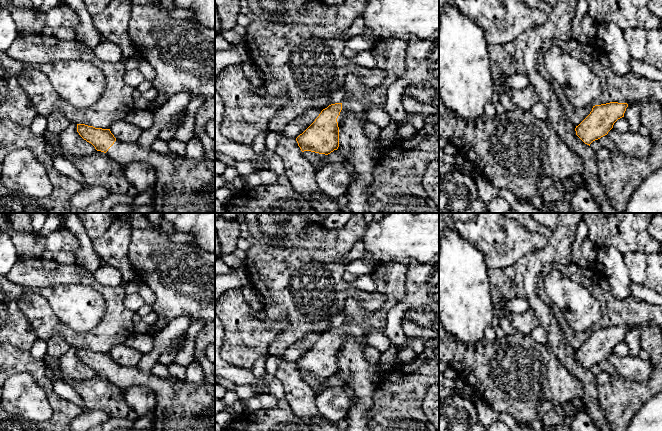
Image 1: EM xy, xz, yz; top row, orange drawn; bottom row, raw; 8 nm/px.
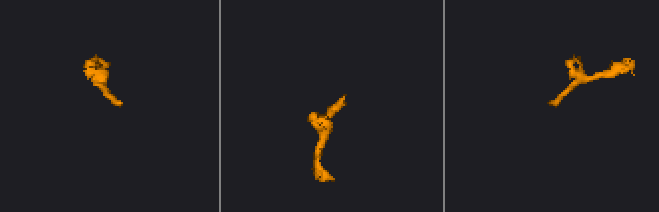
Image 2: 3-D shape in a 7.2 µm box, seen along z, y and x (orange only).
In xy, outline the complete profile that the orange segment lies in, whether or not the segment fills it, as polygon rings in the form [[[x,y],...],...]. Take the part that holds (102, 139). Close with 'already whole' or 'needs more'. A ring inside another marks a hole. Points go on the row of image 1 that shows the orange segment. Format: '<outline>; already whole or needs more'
[[[77,124],[79,135],[118,164],[146,162],[155,170],[154,213],[215,213],[215,161],[160,154],[137,143],[117,140],[110,129]]]; needs more

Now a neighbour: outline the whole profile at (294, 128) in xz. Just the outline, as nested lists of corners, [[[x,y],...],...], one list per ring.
[[[309,108],[302,112],[298,117],[287,124],[282,131],[283,135],[288,138],[296,139],[315,121],[321,111],[321,109]]]

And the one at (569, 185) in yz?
[[[565,179],[562,182],[562,187],[563,187],[563,191],[564,193],[569,193],[569,192],[575,192],[576,190],[579,189],[579,187],[583,185],[582,183],[577,183],[575,180],[573,179]]]

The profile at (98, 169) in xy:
[[[45,132],[45,139],[49,142],[54,152],[74,164],[82,175],[82,182],[91,187],[104,187],[111,193],[137,195],[136,188],[126,178],[122,166],[111,159],[106,153],[96,151],[92,155],[73,158],[65,156],[61,151],[60,138],[52,132]]]

